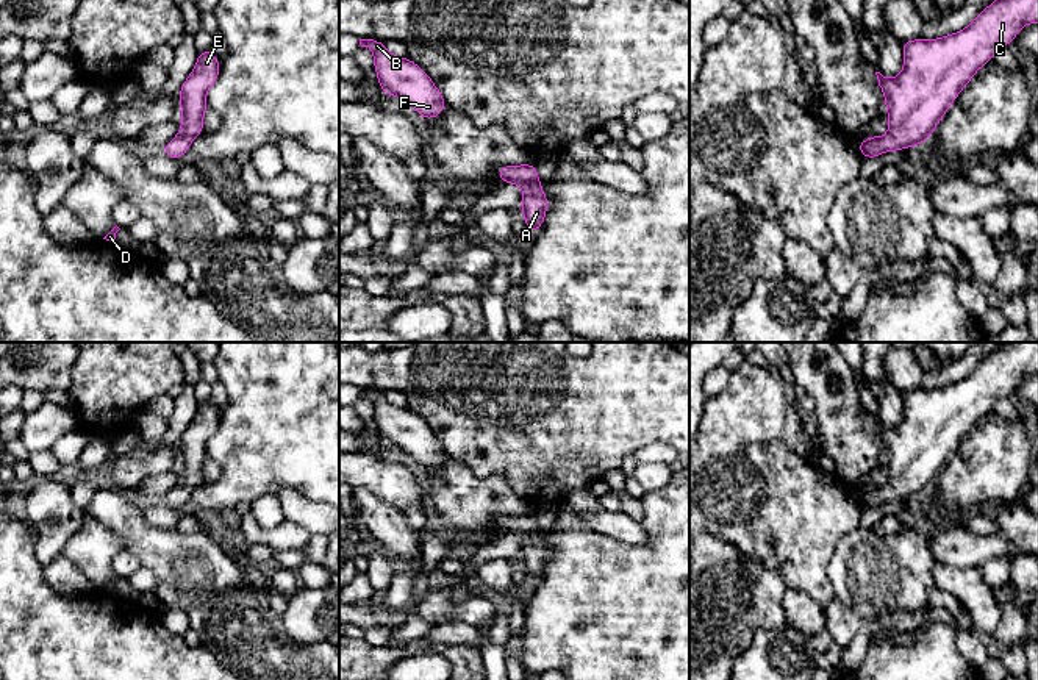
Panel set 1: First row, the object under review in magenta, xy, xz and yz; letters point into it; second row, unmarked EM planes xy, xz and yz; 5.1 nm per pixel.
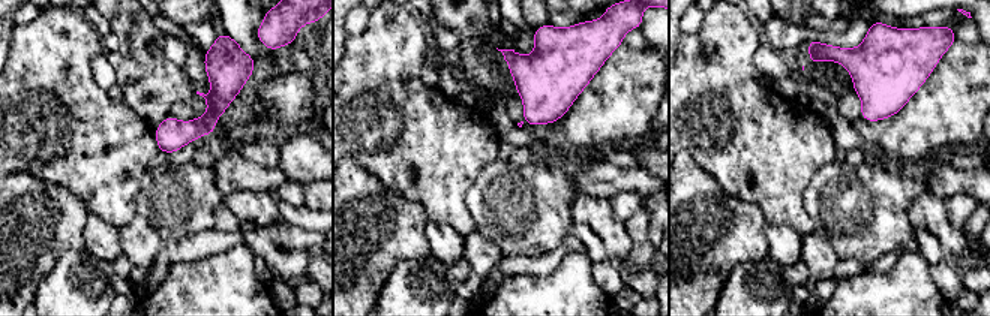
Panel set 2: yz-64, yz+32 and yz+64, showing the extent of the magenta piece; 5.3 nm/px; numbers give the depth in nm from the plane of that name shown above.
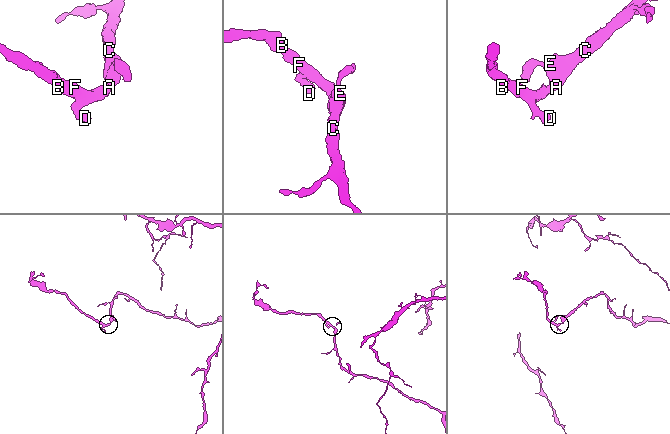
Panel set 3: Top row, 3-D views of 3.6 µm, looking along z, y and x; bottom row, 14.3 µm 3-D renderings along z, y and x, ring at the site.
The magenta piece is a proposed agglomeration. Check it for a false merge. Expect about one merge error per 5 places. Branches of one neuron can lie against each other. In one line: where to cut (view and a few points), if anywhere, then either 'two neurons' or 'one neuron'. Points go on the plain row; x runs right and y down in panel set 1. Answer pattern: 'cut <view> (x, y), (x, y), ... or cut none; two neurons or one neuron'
cut none; one neuron

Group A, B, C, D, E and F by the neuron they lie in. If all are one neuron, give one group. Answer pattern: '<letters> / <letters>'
A B C D E F

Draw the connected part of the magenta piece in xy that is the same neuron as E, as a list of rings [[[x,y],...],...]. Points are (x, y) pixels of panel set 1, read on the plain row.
[[[209,399],[197,405],[197,413],[178,444],[183,463],[178,485],[163,497],[161,505],[180,510],[191,499],[192,489],[205,483],[206,442],[217,431],[219,421],[220,413]]]

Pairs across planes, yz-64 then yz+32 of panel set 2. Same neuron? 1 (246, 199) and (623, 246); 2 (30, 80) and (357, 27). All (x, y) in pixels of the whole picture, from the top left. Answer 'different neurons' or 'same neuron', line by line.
1: same neuron
2: different neurons

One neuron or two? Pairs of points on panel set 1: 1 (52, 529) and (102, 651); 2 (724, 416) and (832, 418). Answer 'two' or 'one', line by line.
1: two
2: two

